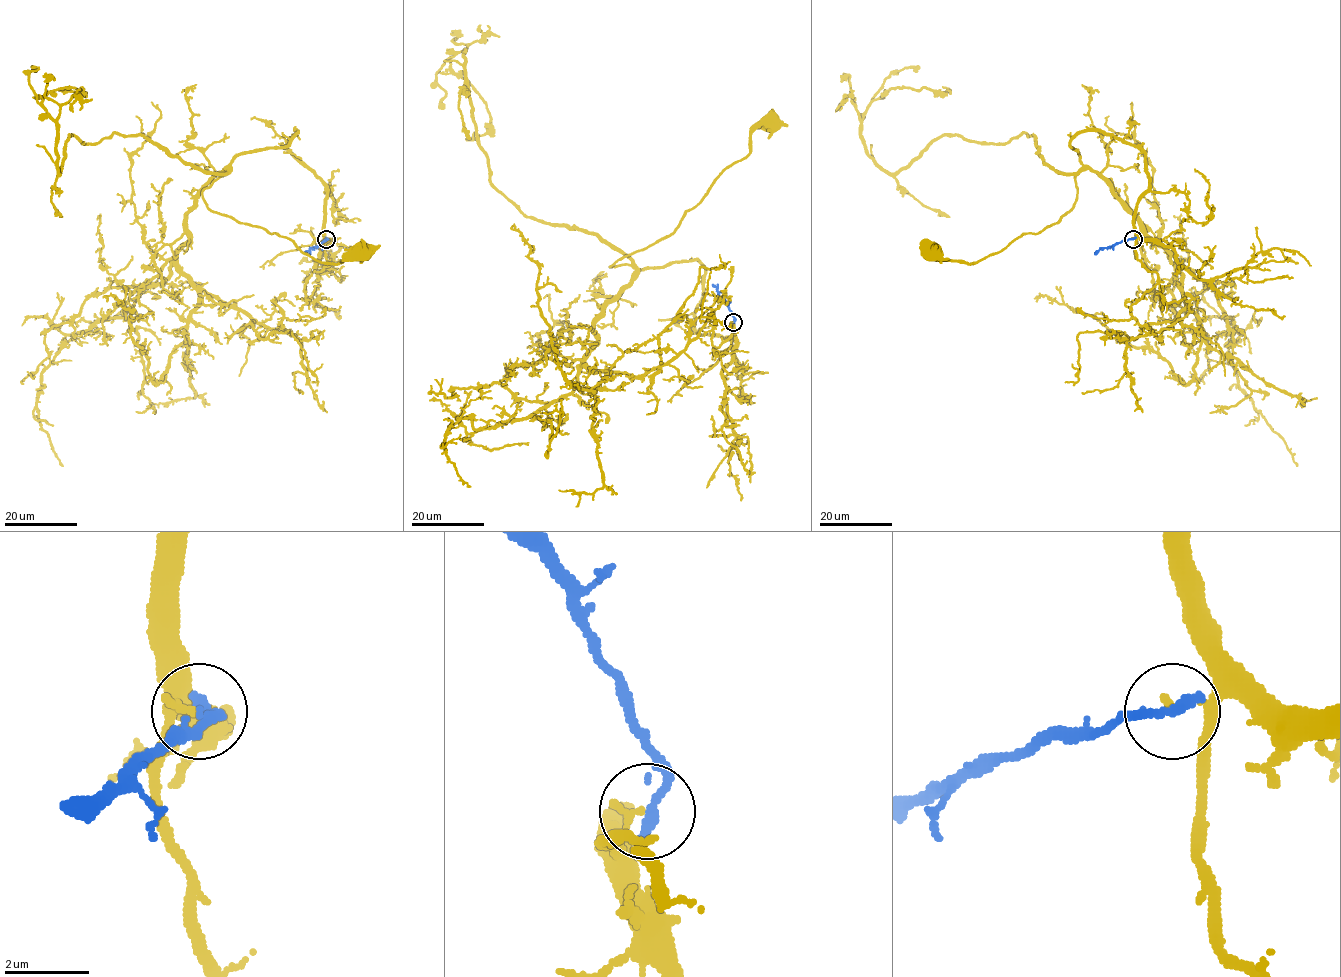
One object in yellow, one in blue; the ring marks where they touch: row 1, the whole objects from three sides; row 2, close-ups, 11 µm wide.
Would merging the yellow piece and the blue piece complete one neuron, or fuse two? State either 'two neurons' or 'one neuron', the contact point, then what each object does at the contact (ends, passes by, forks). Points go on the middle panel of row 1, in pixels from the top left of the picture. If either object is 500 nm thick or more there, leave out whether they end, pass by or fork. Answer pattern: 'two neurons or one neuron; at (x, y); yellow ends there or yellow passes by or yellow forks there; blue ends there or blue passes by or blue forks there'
two neurons; at (733, 322); yellow ends there; blue ends there

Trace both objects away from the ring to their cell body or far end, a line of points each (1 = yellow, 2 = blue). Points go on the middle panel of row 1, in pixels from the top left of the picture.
1: (733, 322), (734, 337), (695, 329), (697, 261), (610, 266), (667, 237), (772, 122)
2: (734, 322), (732, 311), (712, 284)

